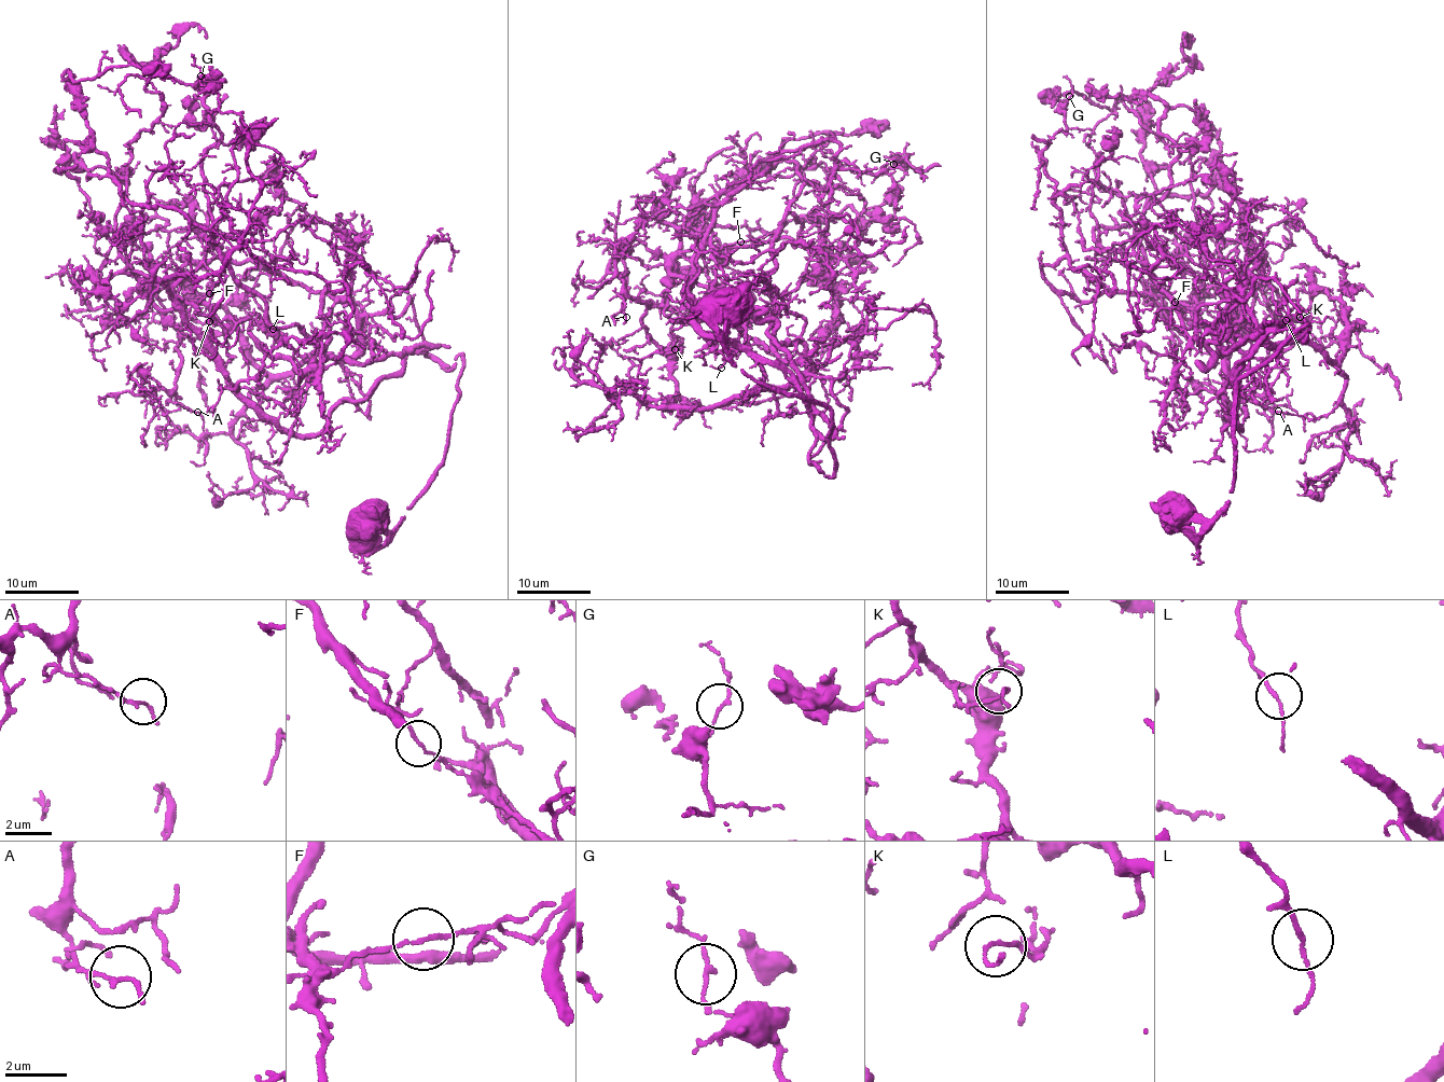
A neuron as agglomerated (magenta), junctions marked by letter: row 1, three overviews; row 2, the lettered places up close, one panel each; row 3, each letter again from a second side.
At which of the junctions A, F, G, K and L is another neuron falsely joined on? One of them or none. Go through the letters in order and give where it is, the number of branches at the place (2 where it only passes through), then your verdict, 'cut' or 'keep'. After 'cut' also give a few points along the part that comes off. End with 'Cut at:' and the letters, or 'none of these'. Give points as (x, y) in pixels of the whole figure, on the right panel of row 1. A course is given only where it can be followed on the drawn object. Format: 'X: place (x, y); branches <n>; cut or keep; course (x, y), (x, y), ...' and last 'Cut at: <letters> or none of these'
A: place (1278, 411); branches 2; keep
F: place (1175, 302); branches 2; cut; course (1175, 303), (1246, 351), (1288, 338), (1340, 361), (1346, 332), (1315, 293), (1263, 393), (1188, 384), (1181, 420)
G: place (1069, 96); branches 2; keep
K: place (1300, 317); branches 2; keep
L: place (1286, 320); branches 2; keep
Cut at: F

